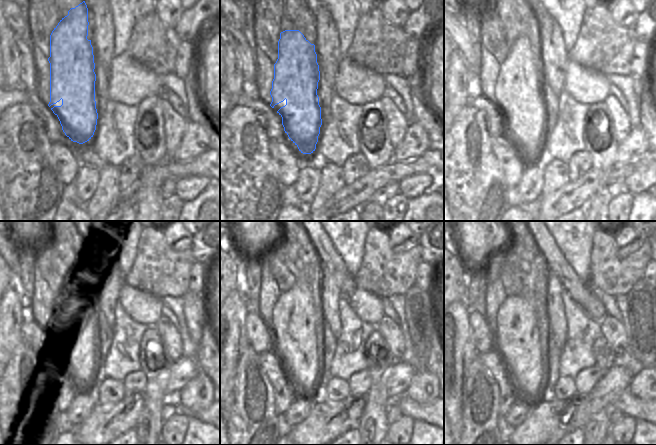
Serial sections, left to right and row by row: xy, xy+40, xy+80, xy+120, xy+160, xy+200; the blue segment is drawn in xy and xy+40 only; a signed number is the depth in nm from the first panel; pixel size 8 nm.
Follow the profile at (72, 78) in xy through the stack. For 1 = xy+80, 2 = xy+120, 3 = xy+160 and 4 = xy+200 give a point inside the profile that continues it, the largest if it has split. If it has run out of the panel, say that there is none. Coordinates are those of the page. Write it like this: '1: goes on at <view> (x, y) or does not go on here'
1: goes on at xy+80 (521, 72)
2: goes on at xy+120 (74, 298)
3: goes on at xy+160 (302, 361)
4: goes on at xy+200 (524, 364)

